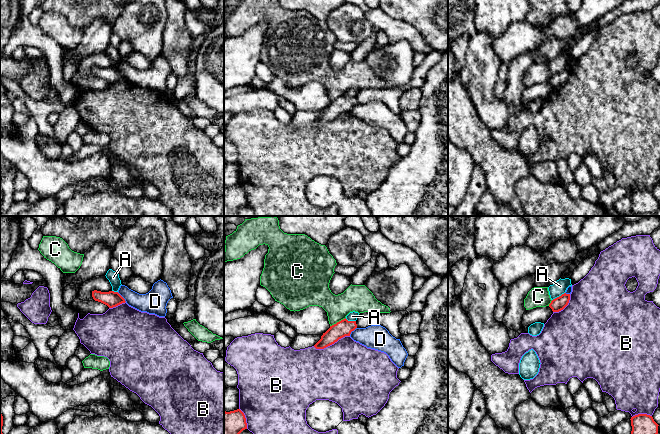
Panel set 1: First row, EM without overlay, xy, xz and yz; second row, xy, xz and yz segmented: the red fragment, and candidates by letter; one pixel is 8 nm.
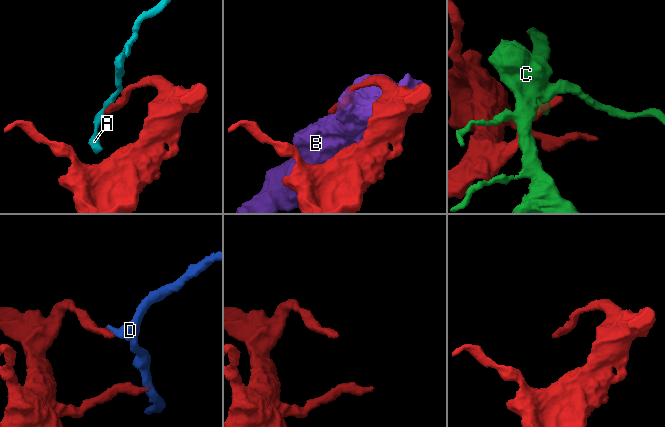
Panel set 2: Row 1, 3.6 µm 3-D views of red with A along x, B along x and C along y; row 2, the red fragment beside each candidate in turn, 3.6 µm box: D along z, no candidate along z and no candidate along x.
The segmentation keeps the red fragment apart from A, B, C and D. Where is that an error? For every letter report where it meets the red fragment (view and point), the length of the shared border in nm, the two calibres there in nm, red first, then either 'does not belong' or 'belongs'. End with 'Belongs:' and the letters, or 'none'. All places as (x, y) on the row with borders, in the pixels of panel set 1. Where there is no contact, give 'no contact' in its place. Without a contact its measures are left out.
A: contact yz (559, 296); length 120 nm; calibres 110 and 110 nm; does not belong
B: contact xz (331, 344); length 300 nm; calibres 130 and 500 nm; does not belong
C: contact xz (337, 322); length 150 nm; calibres 130 and 220 nm; does not belong
D: contact xy (122, 297); length 110 nm; calibres 130 and 180 nm; does not belong
Belongs: none

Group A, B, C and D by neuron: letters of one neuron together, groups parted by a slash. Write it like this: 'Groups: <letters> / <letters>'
Groups: A / B / C / D

